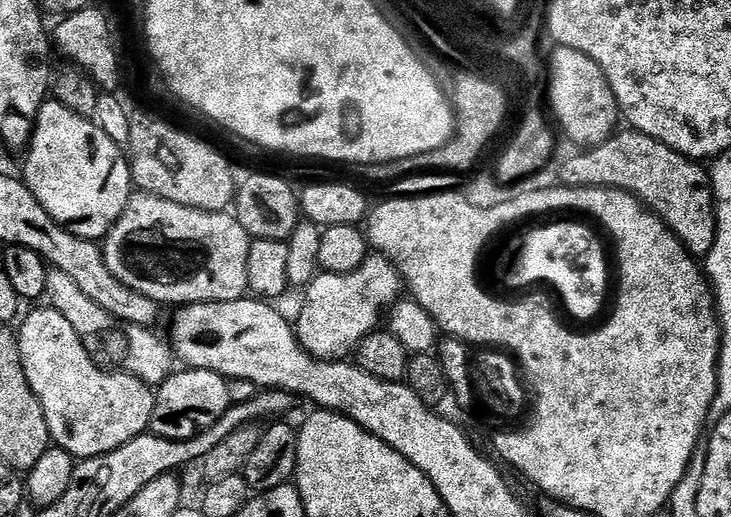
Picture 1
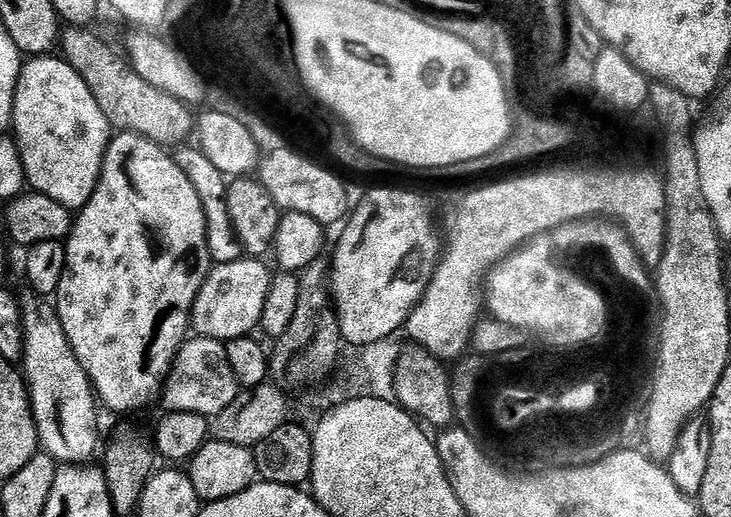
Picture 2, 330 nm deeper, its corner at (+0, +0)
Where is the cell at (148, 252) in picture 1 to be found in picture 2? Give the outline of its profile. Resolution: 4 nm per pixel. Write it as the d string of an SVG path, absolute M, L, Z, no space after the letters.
M117 131L109 139L108 149L104 152L104 161L100 166L100 177L96 183L94 194L88 200L88 205L79 209L74 223L66 239L66 266L62 274L62 282L58 282L58 290L54 297L54 305L62 330L77 356L82 370L88 375L99 403L104 404L112 412L140 412L152 403L161 399L164 384L171 373L173 360L179 354L190 336L192 323L192 307L198 298L206 273L210 268L210 253L208 251L208 223L204 217L203 204L195 193L194 186L186 174L175 164L173 157L159 144L150 138L133 132Z

